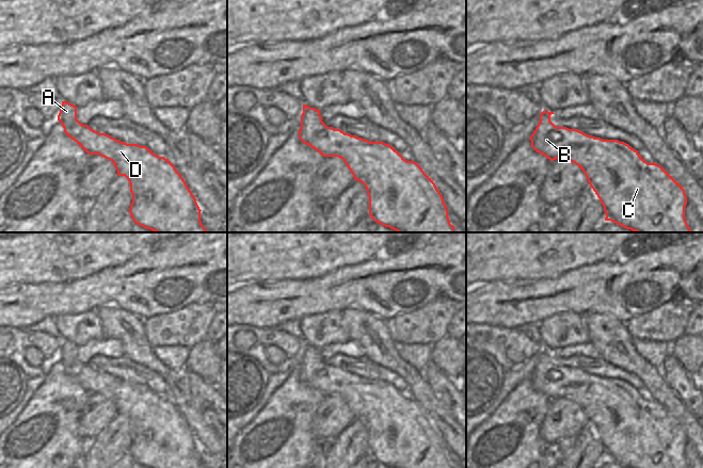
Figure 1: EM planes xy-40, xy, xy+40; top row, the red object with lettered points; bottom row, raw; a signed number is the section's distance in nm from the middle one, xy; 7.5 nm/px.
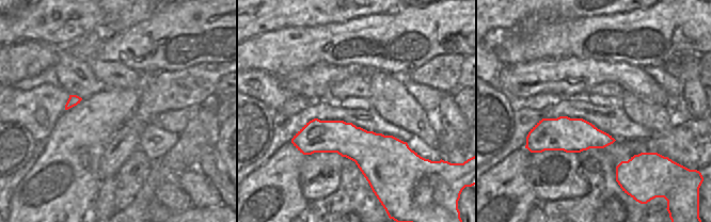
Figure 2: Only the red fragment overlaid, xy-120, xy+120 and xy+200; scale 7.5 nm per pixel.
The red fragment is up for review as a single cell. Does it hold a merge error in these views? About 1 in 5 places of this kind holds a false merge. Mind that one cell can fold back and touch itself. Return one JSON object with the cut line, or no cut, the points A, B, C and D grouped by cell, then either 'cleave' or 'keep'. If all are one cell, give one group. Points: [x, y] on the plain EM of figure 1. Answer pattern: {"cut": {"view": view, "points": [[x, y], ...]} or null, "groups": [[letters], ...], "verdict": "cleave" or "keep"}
{"cut": null, "groups": [["A", "B", "C", "D"]], "verdict": "keep"}

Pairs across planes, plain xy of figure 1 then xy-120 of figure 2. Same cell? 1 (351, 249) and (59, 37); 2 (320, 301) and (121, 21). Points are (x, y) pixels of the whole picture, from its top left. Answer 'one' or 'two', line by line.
1: one
2: two

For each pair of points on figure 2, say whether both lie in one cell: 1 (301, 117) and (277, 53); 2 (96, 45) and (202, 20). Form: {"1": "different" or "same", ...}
{"1": "different", "2": "same"}

